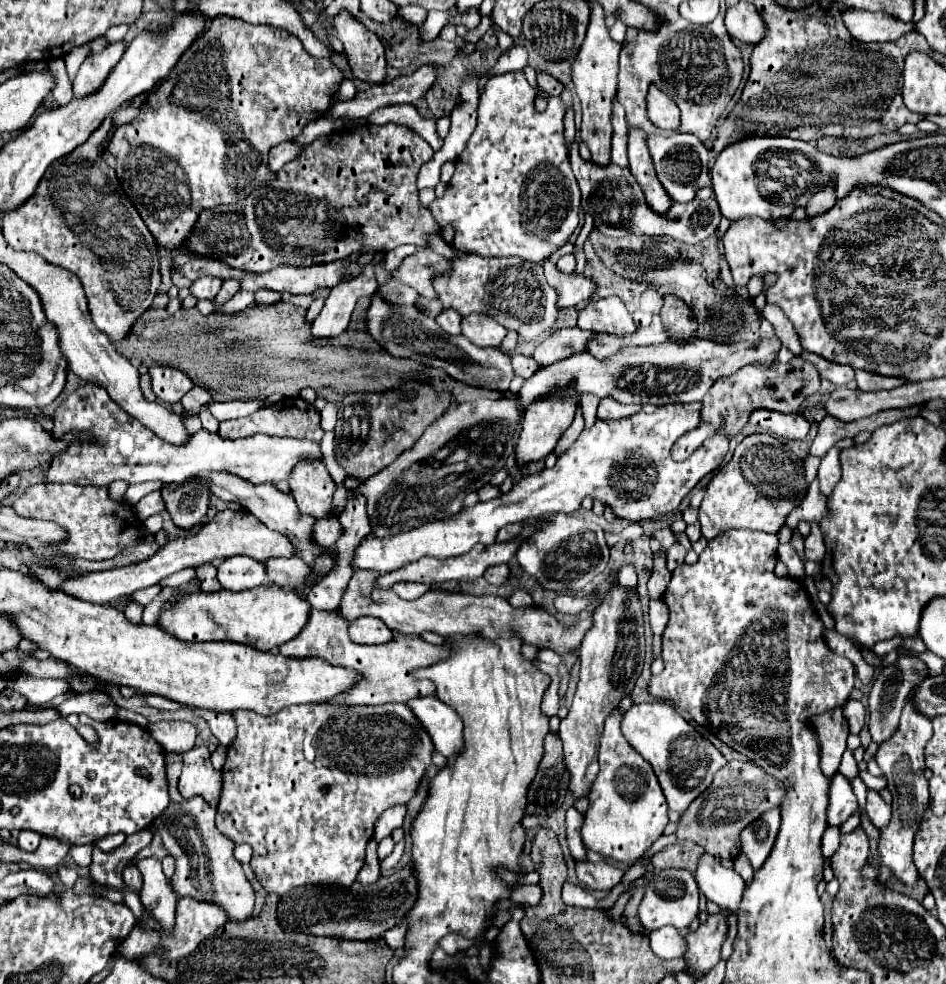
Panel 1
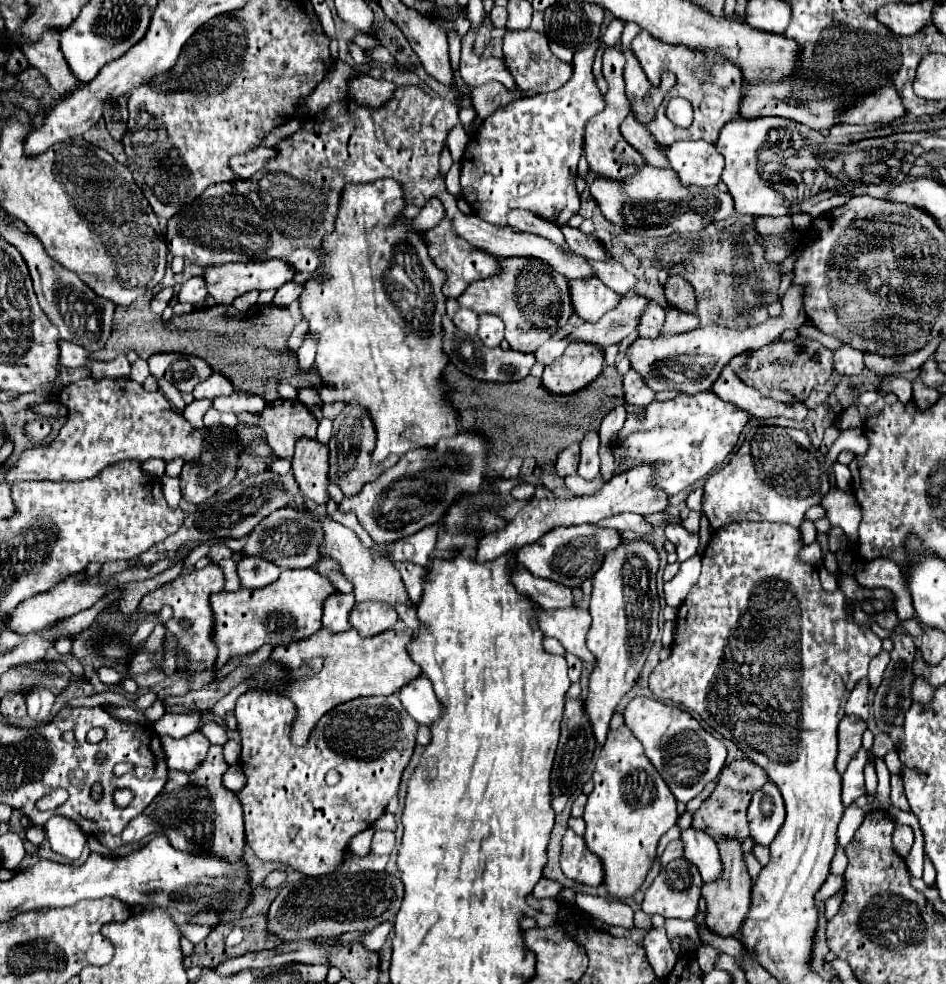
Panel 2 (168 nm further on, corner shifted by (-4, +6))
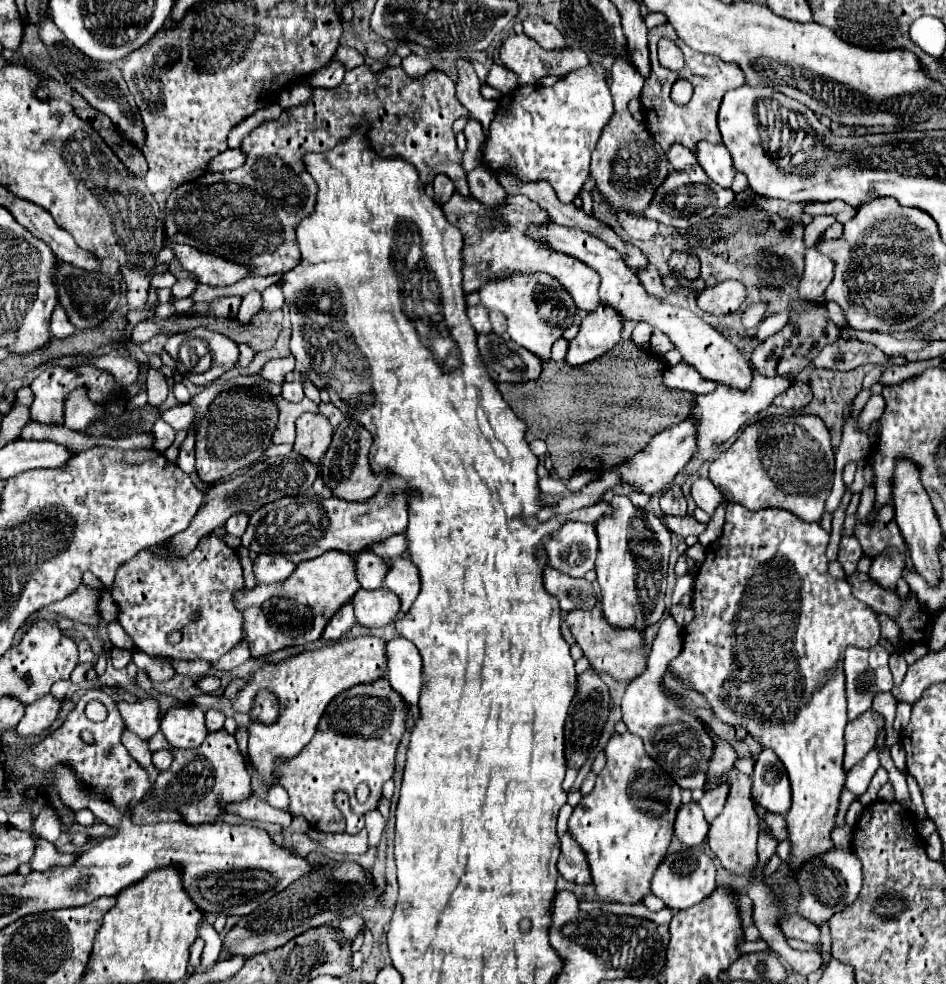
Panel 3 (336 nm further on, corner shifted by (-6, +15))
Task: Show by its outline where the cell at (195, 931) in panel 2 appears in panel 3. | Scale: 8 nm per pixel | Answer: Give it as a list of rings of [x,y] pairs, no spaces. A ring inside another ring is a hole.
[[[202,922],[202,926],[200,926],[200,938],[206,942],[204,952],[202,952],[200,966],[202,966],[202,968],[212,968],[212,966],[216,964],[216,958],[220,956],[222,938],[220,938],[220,934],[218,934],[212,926],[208,926],[206,922]]]

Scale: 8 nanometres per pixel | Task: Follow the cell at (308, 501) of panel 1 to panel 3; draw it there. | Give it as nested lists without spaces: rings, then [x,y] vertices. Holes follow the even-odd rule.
[[[306,412],[296,420],[294,450],[312,460],[314,464],[318,464],[332,442],[332,434],[334,428],[328,422],[328,418],[324,418],[322,414]]]

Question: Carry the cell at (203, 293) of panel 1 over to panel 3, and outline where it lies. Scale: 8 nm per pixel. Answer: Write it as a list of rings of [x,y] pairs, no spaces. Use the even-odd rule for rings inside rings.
[[[194,278],[178,280],[178,282],[172,286],[172,298],[176,298],[176,300],[180,300],[180,298],[188,298],[188,296],[194,292],[196,284],[198,284],[198,282],[196,282]]]

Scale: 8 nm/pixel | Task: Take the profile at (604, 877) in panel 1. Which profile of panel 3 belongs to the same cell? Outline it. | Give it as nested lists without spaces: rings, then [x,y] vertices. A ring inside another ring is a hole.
[[[564,804],[560,810],[560,824],[558,824],[558,836],[562,844],[562,854],[558,860],[558,872],[566,882],[574,884],[590,884],[590,872],[588,872],[588,862],[584,852],[578,848],[576,842],[572,842],[572,836],[566,832],[566,822],[572,814],[572,806]]]

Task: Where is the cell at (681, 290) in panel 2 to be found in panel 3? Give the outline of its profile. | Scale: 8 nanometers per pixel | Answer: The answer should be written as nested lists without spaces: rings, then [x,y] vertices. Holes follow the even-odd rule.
[[[672,252],[668,264],[676,276],[682,276],[682,278],[698,278],[700,276],[700,260],[692,252]]]

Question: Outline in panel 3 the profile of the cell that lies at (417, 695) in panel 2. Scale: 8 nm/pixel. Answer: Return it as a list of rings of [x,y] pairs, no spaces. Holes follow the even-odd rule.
[[[396,638],[386,644],[386,658],[392,688],[408,704],[418,704],[422,690],[422,664],[418,648],[404,638]]]

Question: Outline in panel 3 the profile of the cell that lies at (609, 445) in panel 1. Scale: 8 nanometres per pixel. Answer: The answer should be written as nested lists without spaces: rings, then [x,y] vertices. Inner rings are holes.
[[[752,370],[752,384],[748,390],[718,386],[710,394],[696,396],[692,416],[696,416],[700,420],[700,426],[698,426],[698,448],[694,454],[700,454],[702,450],[710,448],[712,444],[722,444],[728,438],[732,438],[742,428],[742,424],[746,424],[754,414],[766,410],[772,404],[772,400],[776,396],[780,396],[782,392],[786,392],[790,386],[792,386],[792,380],[788,380],[788,378],[764,376],[756,370]]]

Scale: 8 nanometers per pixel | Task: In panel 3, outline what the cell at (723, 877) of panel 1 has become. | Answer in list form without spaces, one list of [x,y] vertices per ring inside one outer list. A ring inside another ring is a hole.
[[[690,802],[686,806],[680,806],[678,814],[676,814],[676,836],[688,846],[694,848],[698,844],[704,842],[710,824],[706,822],[702,808],[698,806],[698,802]]]

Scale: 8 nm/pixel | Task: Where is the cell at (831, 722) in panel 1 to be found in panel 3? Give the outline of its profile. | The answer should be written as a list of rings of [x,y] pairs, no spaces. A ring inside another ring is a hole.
[[[868,710],[846,726],[846,756],[844,770],[848,772],[876,746],[878,732],[884,728],[884,716],[876,710]]]

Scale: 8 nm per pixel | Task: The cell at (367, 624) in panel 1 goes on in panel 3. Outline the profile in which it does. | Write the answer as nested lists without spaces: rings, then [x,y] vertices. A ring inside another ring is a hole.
[[[388,588],[358,590],[352,598],[352,606],[360,626],[384,628],[396,618],[400,610],[400,598]]]

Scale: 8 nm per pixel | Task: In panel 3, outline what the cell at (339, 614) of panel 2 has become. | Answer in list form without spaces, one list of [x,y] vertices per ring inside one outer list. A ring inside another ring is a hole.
[[[348,602],[348,604],[344,604],[344,606],[340,608],[340,612],[336,612],[336,616],[328,622],[328,626],[324,628],[322,638],[328,640],[328,642],[336,642],[336,640],[340,640],[342,634],[346,634],[346,632],[352,628],[354,622],[356,622],[356,618],[354,618],[354,610],[352,610],[352,602]]]

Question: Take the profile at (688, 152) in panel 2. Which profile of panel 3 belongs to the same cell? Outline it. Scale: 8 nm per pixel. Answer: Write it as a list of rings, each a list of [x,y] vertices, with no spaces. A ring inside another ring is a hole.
[[[700,142],[696,150],[698,164],[704,168],[710,180],[714,180],[722,188],[730,188],[736,176],[736,168],[732,164],[732,156],[724,144]]]

